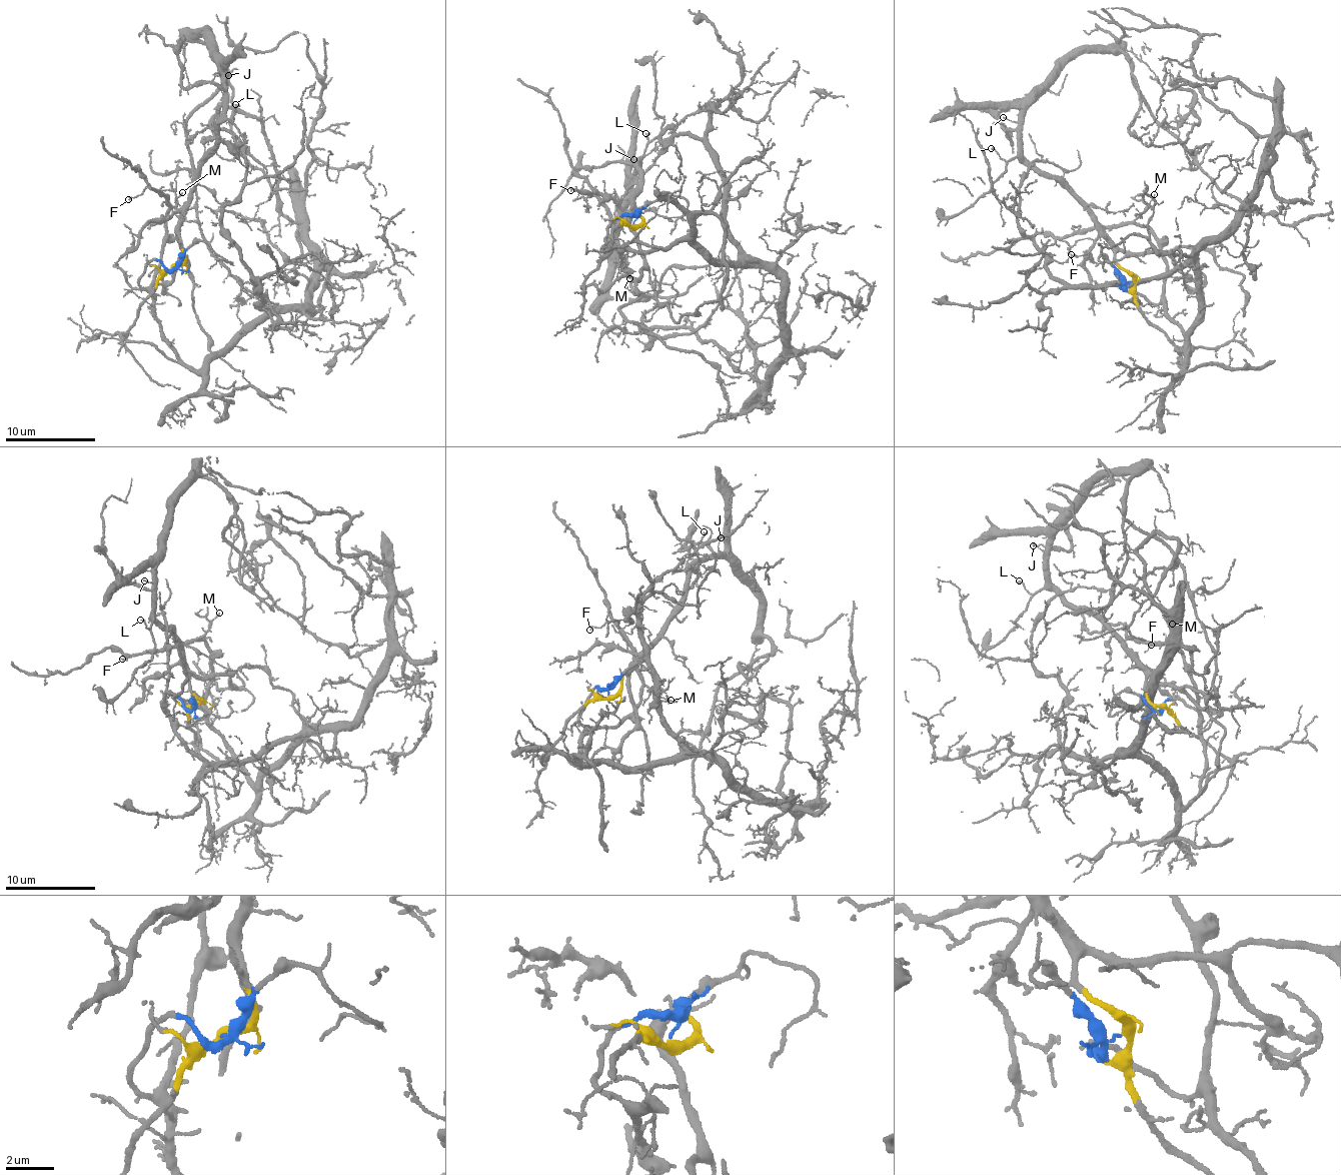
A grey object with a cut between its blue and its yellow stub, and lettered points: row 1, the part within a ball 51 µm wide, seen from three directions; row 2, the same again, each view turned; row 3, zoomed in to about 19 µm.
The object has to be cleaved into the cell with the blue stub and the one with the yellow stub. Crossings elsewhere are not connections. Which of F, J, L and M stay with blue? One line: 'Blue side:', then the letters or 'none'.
Blue side: F, M

